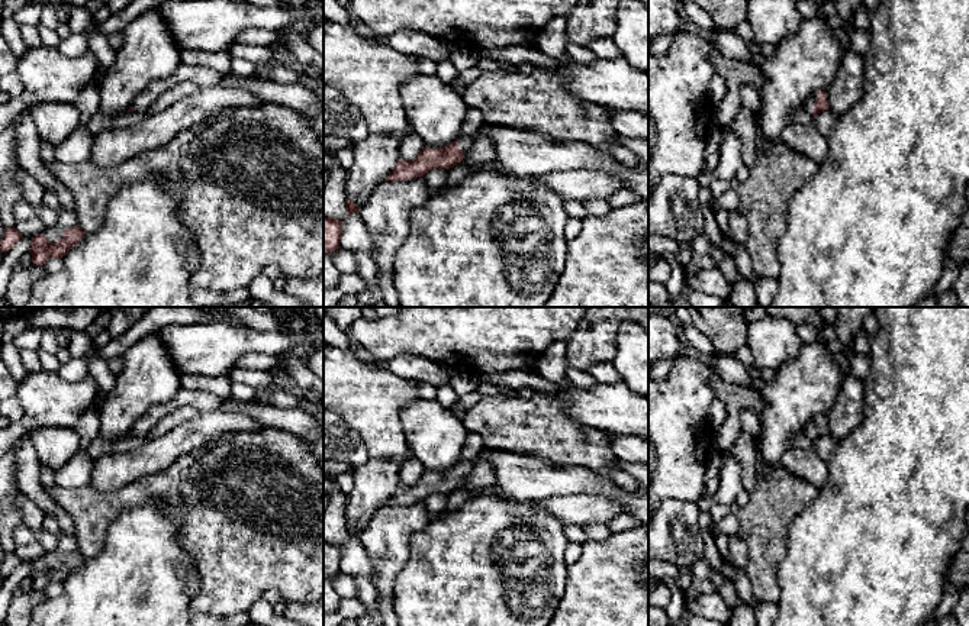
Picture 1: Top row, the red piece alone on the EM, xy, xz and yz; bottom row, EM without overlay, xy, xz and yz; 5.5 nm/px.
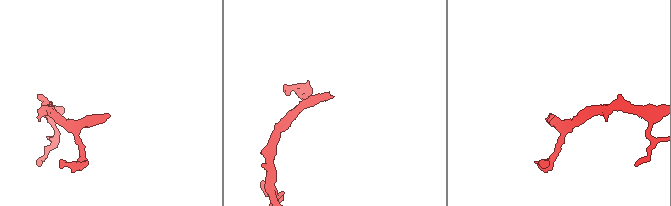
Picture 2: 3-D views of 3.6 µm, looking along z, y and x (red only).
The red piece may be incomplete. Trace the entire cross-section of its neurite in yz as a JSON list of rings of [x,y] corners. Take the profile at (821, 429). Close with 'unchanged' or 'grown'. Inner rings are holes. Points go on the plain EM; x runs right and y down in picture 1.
[[[818,416],[814,422],[808,423],[804,432],[812,442],[818,438],[828,435],[828,425],[825,416]]] | grown

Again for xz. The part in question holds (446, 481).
[[[458,462],[453,468],[437,474],[425,471],[413,485],[399,483],[396,493],[384,506],[406,506],[424,501],[431,494],[450,494],[463,485],[464,477],[471,471],[473,465],[474,462]]] | grown

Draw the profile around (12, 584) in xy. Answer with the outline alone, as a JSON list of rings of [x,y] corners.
[[[23,561],[4,581],[3,588],[0,590],[0,622],[4,622],[9,604],[20,588],[20,584],[25,578],[30,575],[32,561]]]

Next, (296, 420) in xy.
[[[229,397],[219,409],[247,413],[267,427],[287,430],[305,441],[318,442],[323,436],[323,426],[300,407],[276,407]]]

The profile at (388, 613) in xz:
[[[387,598],[380,603],[380,617],[383,626],[399,626],[395,612],[395,598]]]

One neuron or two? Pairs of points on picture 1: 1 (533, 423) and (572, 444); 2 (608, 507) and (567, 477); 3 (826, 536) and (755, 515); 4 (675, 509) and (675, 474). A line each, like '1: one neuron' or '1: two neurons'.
1: one neuron
2: two neurons
3: two neurons
4: two neurons

